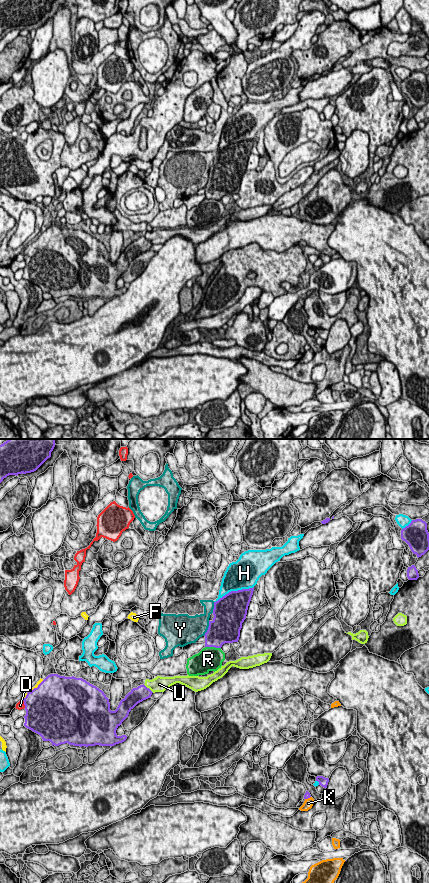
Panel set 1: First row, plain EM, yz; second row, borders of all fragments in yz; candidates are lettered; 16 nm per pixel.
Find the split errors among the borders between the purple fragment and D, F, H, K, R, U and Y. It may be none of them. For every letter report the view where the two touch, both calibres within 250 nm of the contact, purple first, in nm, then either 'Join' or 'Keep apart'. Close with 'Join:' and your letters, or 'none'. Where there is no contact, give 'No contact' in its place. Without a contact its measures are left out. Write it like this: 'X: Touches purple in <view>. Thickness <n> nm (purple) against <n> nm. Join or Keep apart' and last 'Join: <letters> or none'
D: Touches purple in yz. Thickness 480 nm (purple) against 130 nm. Keep apart
F: Touches purple in yz. Thickness 500 nm (purple) against 50 nm. Keep apart
H: Touches purple in yz. Thickness 460 nm (purple) against 420 nm. Keep apart
K: Touches purple in yz. Thickness 100 nm (purple) against 160 nm. Join
R: Touches purple in yz. Thickness 400 nm (purple) against 380 nm. Keep apart
U: Touches purple in yz. Thickness 240 nm (purple) against 260 nm. Keep apart
Y: Touches purple in yz. Thickness 460 nm (purple) against 380 nm. Keep apart
Join: K

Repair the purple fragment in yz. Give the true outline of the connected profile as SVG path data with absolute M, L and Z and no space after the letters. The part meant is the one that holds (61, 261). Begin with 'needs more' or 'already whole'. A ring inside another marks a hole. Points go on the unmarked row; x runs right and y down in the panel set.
already whole; M58 226L48 227L37 240L28 244L23 251L26 267L24 278L39 286L43 293L50 293L52 298L68 295L74 298L114 298L127 291L126 287L118 288L117 280L128 269L129 264L140 254L151 249L152 243L144 236L133 240L124 251L122 251L115 263L110 262L109 251L104 244L82 230L65 229Z

